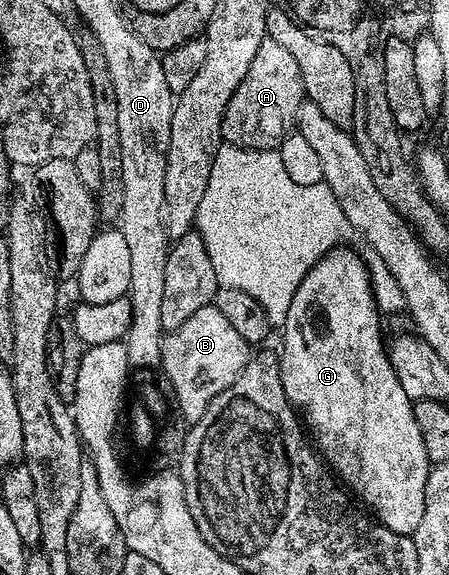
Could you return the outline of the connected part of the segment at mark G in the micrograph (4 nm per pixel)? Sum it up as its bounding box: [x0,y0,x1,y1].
[277,245,429,535]

